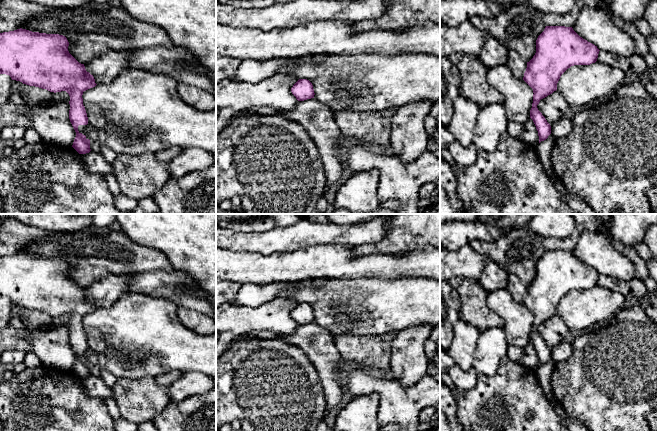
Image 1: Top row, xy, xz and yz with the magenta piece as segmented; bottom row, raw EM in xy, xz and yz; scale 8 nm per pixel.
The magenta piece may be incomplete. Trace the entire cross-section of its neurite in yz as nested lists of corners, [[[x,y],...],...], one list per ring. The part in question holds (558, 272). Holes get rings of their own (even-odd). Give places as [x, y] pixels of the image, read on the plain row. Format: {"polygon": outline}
{"polygon": [[[546,250],[538,260],[536,277],[527,286],[523,304],[533,313],[530,342],[538,355],[539,367],[551,358],[550,348],[537,332],[540,324],[557,314],[557,307],[568,292],[595,287],[599,275],[572,251]]]}

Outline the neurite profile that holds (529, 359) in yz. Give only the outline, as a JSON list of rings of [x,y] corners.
[[[531,342],[525,347],[520,363],[535,371],[539,368],[538,355]]]

